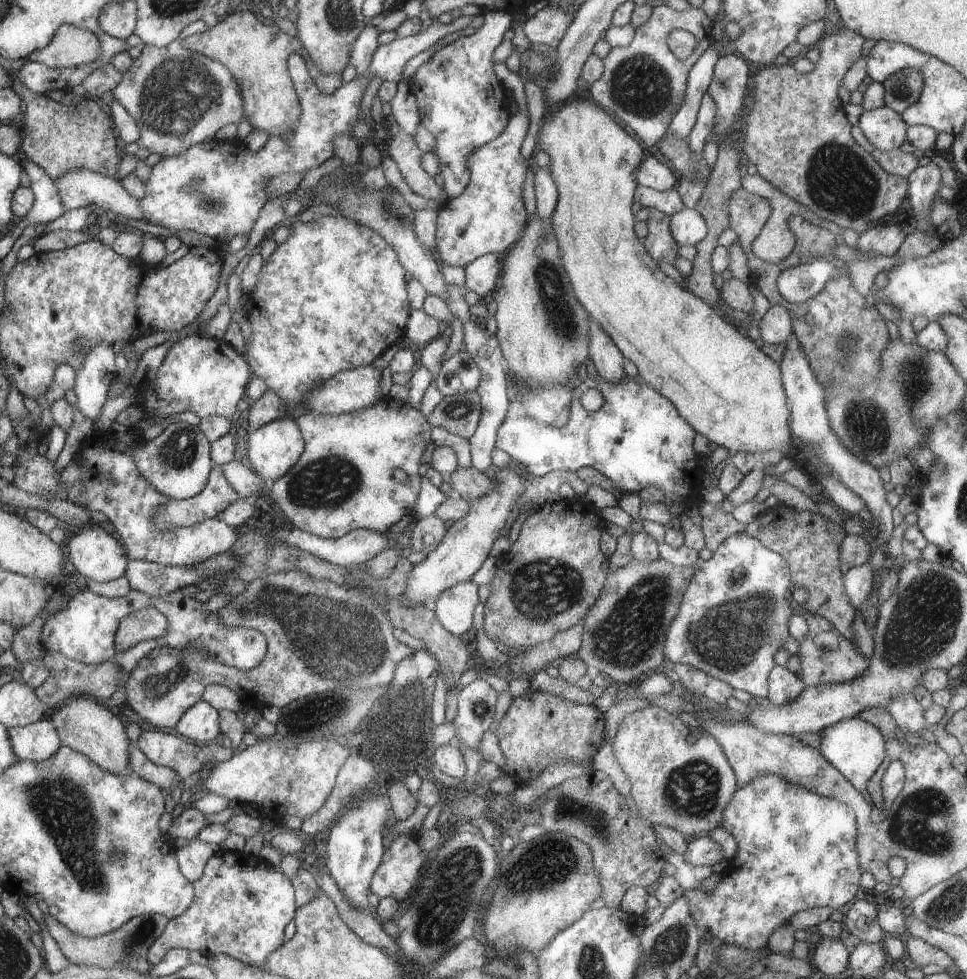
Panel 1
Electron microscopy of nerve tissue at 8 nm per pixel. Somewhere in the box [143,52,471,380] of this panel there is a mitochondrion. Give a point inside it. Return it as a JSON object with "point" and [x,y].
{"point":[391,210]}

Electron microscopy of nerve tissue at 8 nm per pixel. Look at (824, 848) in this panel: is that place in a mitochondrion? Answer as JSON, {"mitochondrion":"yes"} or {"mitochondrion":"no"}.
{"mitochondrion":"no"}

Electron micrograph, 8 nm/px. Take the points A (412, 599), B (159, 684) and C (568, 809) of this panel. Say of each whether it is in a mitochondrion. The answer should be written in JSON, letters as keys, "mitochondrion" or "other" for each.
{"A":"other","B":"mitochondrion","C":"mitochondrion"}

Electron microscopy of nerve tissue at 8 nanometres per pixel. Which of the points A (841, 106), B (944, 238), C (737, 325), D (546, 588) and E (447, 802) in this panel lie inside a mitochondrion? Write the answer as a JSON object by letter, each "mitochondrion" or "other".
{"A":"other","B":"other","C":"other","D":"mitochondrion","E":"other"}

